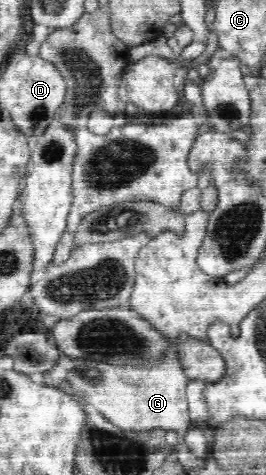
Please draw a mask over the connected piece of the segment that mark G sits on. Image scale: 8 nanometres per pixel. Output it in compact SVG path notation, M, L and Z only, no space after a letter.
M168 349L160 365L102 366L92 359L61 354L55 360L54 367L44 374L44 383L77 392L86 400L88 411L104 416L120 428L129 428L130 431L162 428L176 431L178 439L182 439L195 424L190 420L187 396L189 379L183 373L178 358L173 349Z

